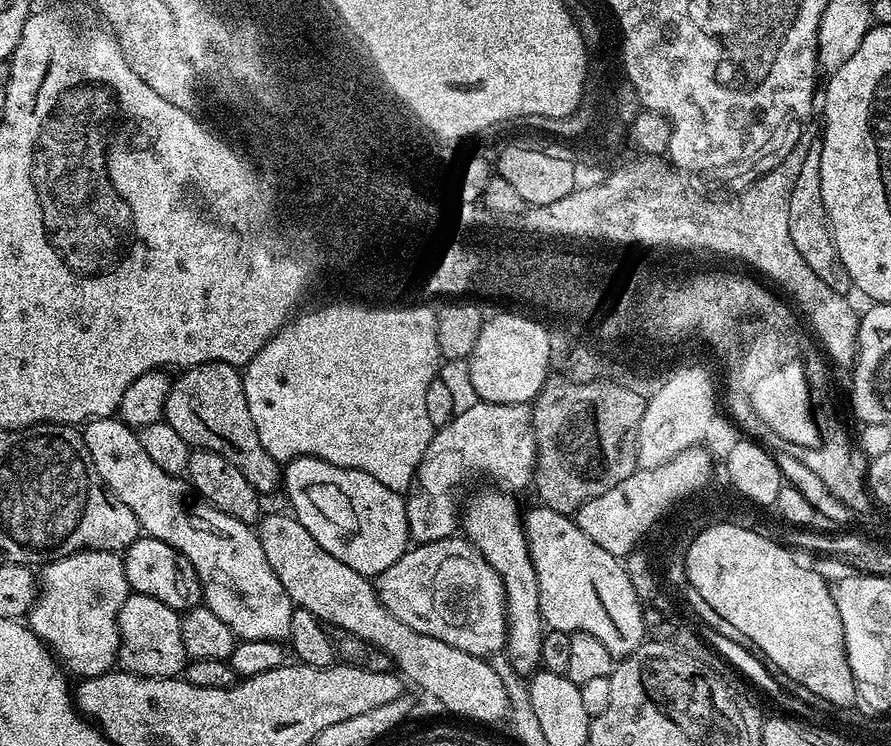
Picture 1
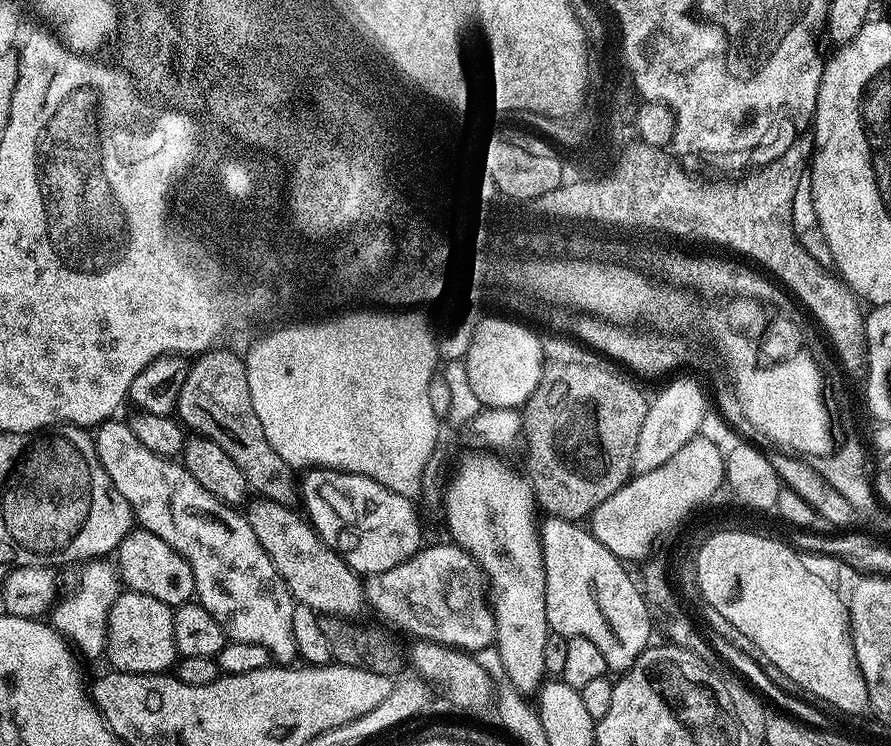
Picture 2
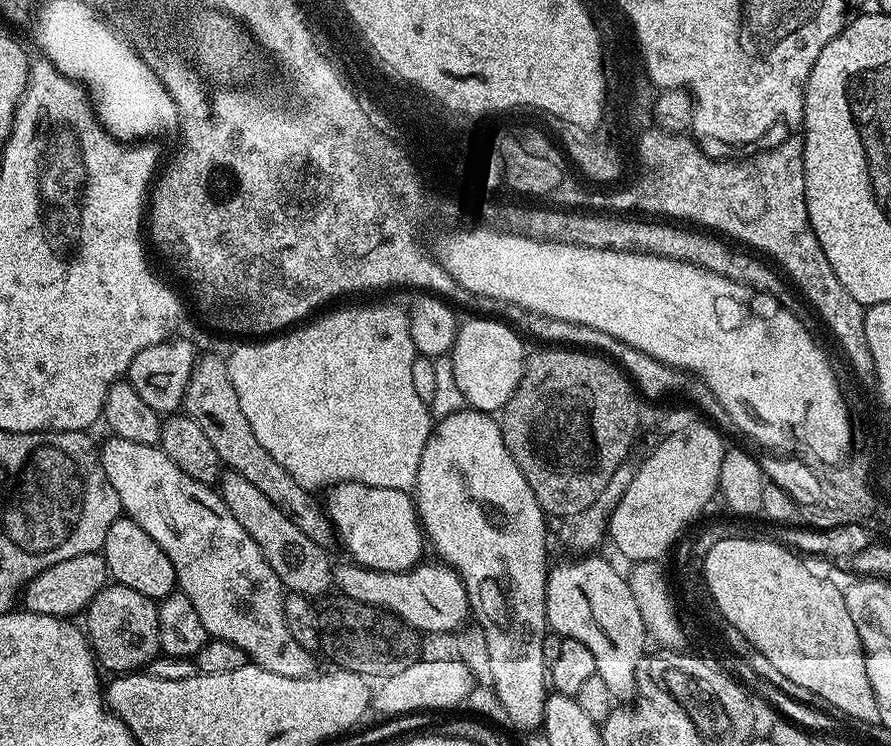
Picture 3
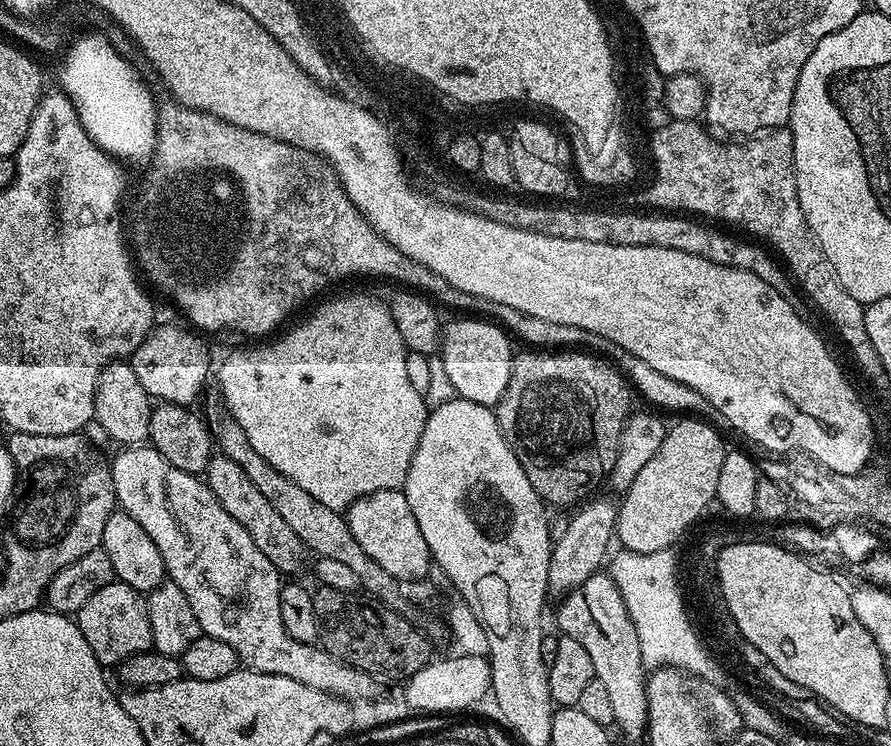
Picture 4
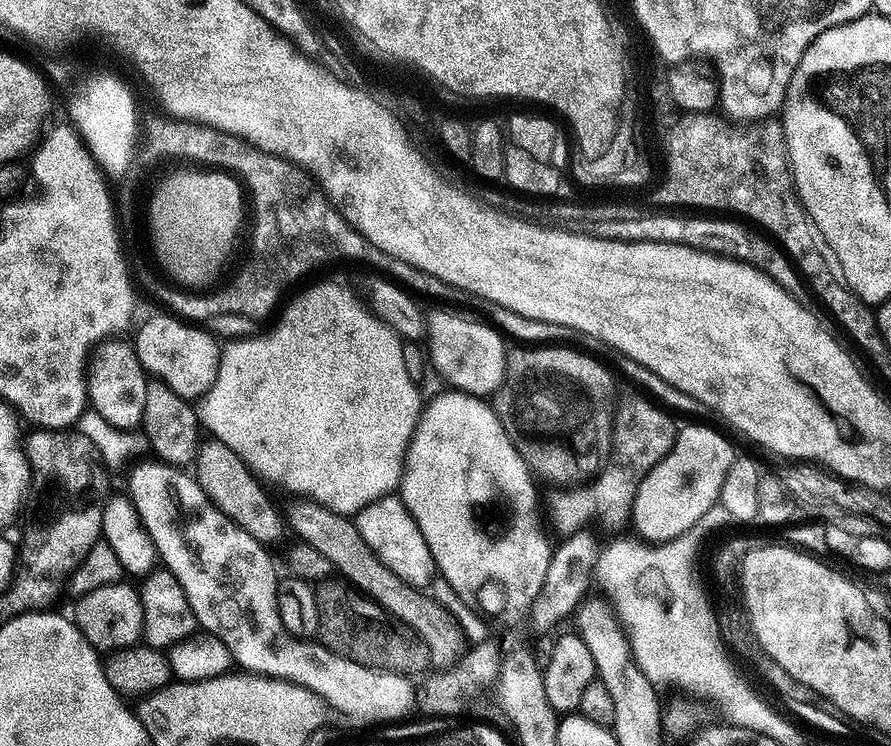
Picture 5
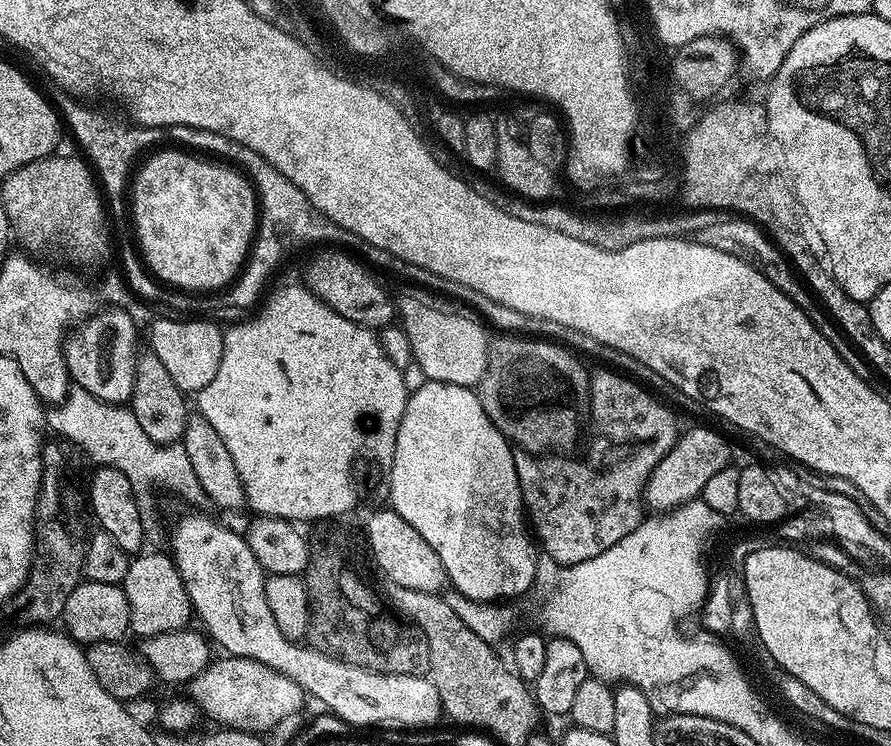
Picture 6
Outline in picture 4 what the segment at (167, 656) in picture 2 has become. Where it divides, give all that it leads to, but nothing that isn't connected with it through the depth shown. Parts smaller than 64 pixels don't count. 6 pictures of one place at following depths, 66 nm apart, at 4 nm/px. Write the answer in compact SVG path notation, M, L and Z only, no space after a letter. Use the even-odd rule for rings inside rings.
M113 582L110 586L102 586L98 594L82 602L74 619L82 630L82 638L90 642L90 650L94 650L102 666L118 666L126 657L152 648L147 599L138 590L125 584Z

